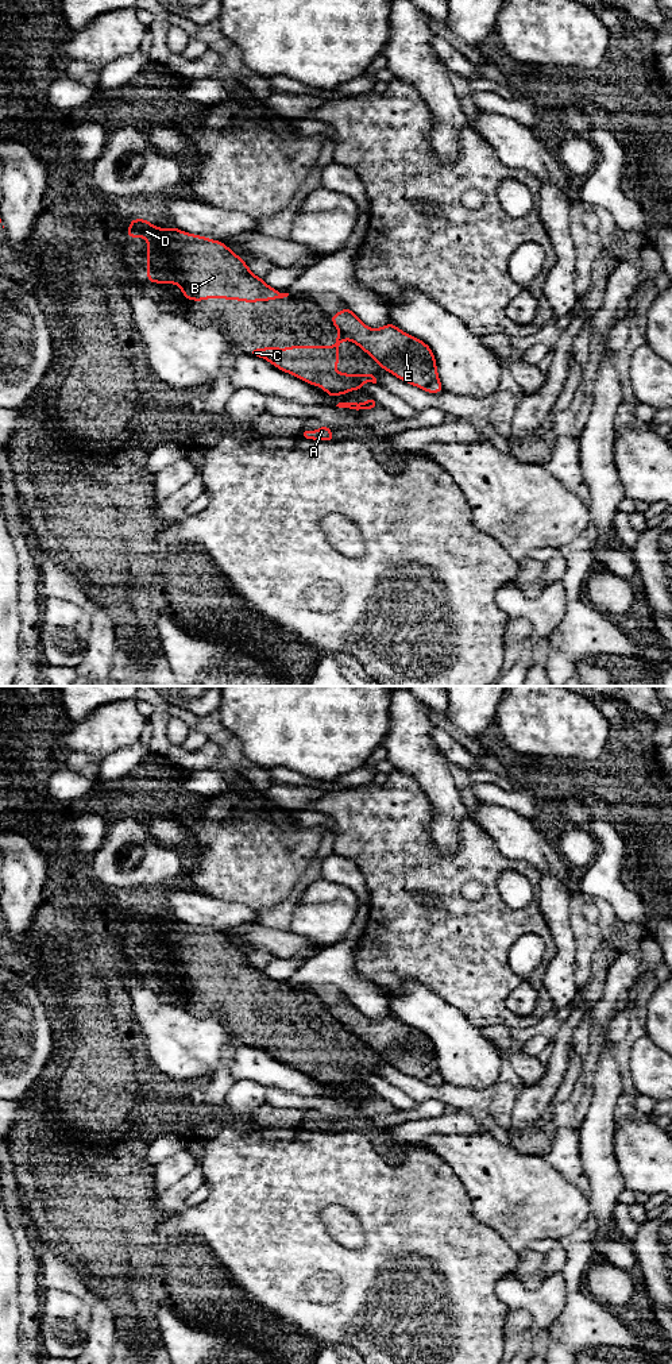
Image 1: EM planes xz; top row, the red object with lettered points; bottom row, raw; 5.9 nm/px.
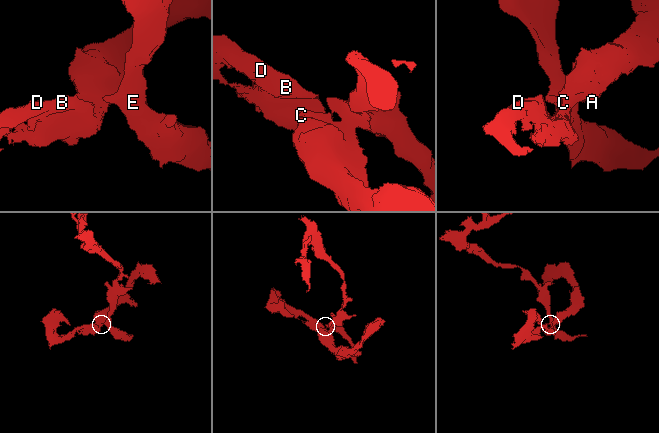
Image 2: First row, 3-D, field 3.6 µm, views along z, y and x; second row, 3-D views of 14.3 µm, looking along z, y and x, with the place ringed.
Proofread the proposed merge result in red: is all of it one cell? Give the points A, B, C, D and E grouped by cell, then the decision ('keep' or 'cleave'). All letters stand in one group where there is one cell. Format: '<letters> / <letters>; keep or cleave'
A B C D / E; cleave

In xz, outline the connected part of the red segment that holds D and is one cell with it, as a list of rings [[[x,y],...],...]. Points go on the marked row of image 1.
[[[131,219],[127,238],[147,239],[147,282],[175,284],[186,300],[270,301],[287,297],[256,277],[224,242]]]

